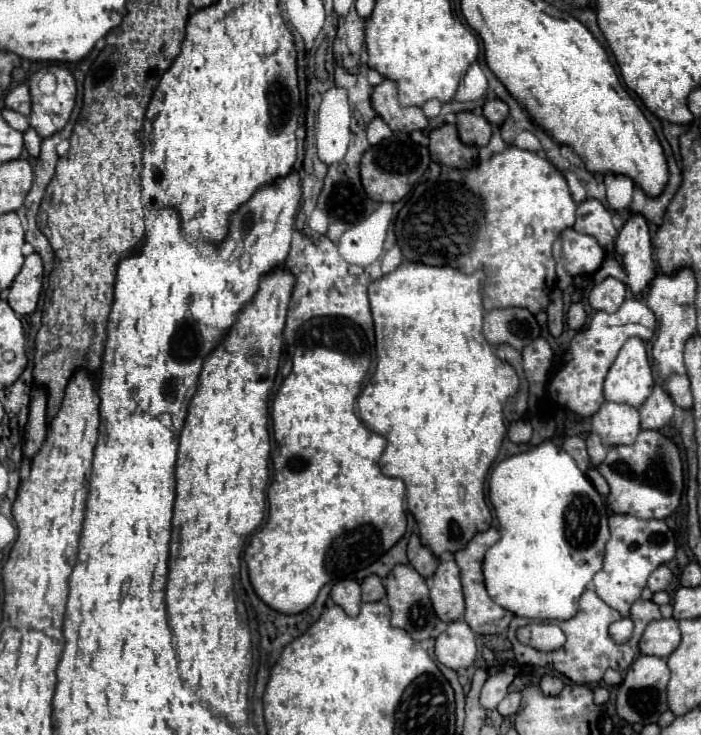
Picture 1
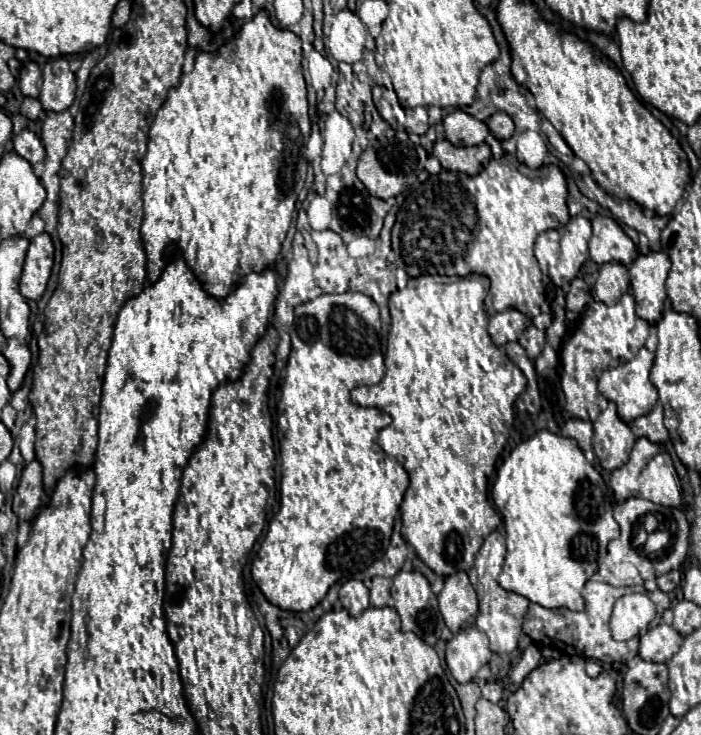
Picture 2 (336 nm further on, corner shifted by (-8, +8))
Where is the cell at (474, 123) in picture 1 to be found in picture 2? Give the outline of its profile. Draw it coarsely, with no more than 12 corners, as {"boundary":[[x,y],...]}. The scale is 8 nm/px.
{"boundary":[[462,110],[444,120],[444,136],[454,146],[482,144],[488,126]]}

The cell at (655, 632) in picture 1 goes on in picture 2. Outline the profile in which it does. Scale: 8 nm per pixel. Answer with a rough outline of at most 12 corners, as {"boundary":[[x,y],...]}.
{"boundary":[[658,624],[640,638],[638,656],[668,662],[682,646],[682,636]]}

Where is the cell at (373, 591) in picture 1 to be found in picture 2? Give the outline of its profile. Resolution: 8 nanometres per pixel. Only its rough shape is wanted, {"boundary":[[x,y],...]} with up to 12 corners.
{"boundary":[[372,578],[370,606],[390,604],[390,580]]}

